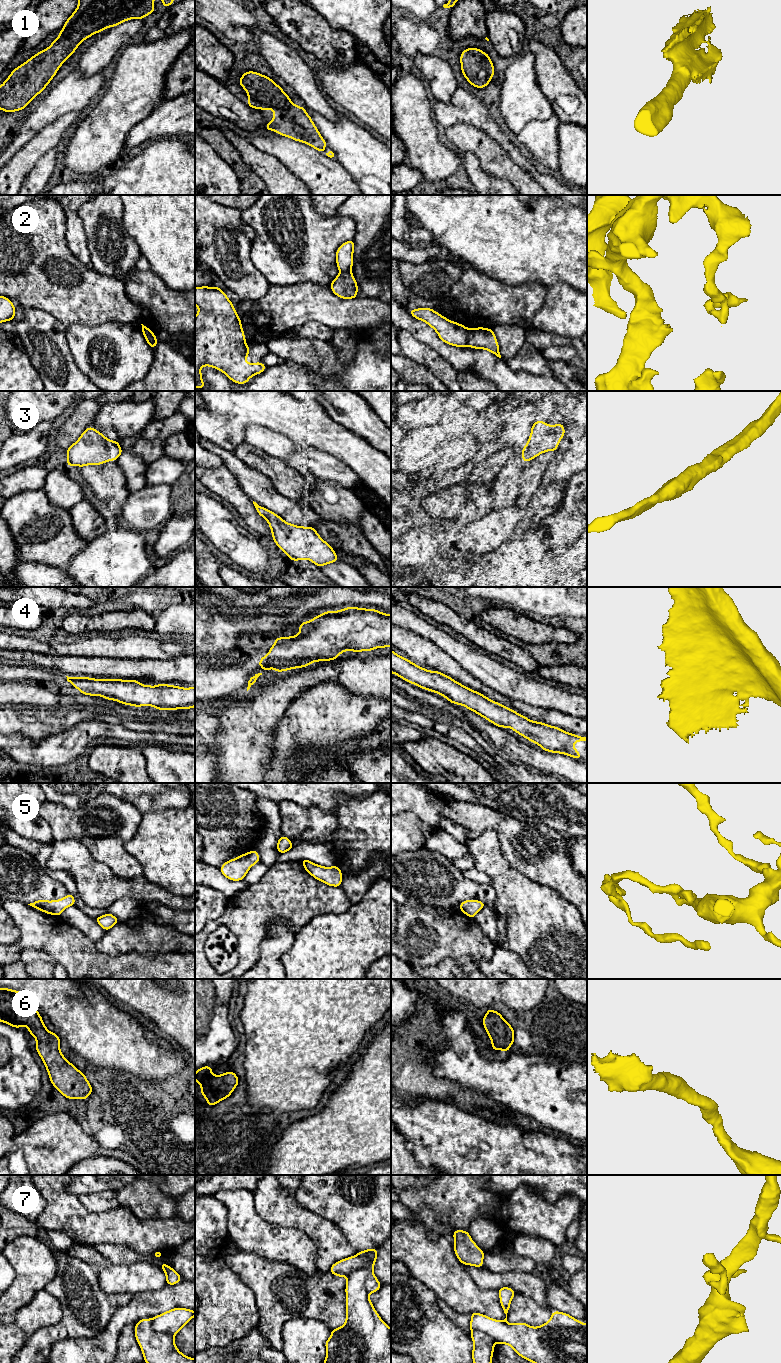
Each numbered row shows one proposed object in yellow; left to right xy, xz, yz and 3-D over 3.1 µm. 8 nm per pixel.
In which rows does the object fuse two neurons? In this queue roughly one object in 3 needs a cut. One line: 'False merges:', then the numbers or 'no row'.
False merges: 2, 7

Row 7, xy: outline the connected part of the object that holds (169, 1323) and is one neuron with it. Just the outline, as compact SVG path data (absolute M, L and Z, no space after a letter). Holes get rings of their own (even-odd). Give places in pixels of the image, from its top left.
M174 1308L152 1319L152 1329L164 1335L175 1336L193 1317L195 1312L186 1308Z

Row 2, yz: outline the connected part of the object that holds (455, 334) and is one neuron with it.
M431 308L409 310L409 313L432 327L443 342L456 347L468 345L469 329L464 325L445 318Z

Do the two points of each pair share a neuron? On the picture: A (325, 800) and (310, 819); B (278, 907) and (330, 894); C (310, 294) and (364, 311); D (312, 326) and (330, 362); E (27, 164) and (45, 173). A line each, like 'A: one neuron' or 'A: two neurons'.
A: two neurons
B: one neuron
C: one neuron
D: two neurons
E: two neurons

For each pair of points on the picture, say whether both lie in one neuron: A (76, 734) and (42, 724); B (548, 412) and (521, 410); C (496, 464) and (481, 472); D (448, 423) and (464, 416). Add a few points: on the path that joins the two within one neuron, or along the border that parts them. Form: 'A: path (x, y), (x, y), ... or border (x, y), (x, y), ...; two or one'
A: border (86, 721), (80, 721), (42, 739); two
B: border (532, 404), (539, 419); two
C: path (492, 465), (485, 472); one
D: path (452, 423), (457, 423), (460, 420); one

